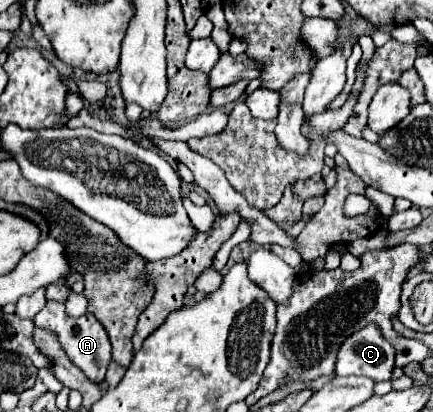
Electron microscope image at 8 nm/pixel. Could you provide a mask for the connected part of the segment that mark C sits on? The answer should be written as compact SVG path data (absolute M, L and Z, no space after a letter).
M366 324L360 332L348 336L336 356L334 372L338 376L368 376L376 382L388 380L394 368L392 344L382 336L376 324Z

